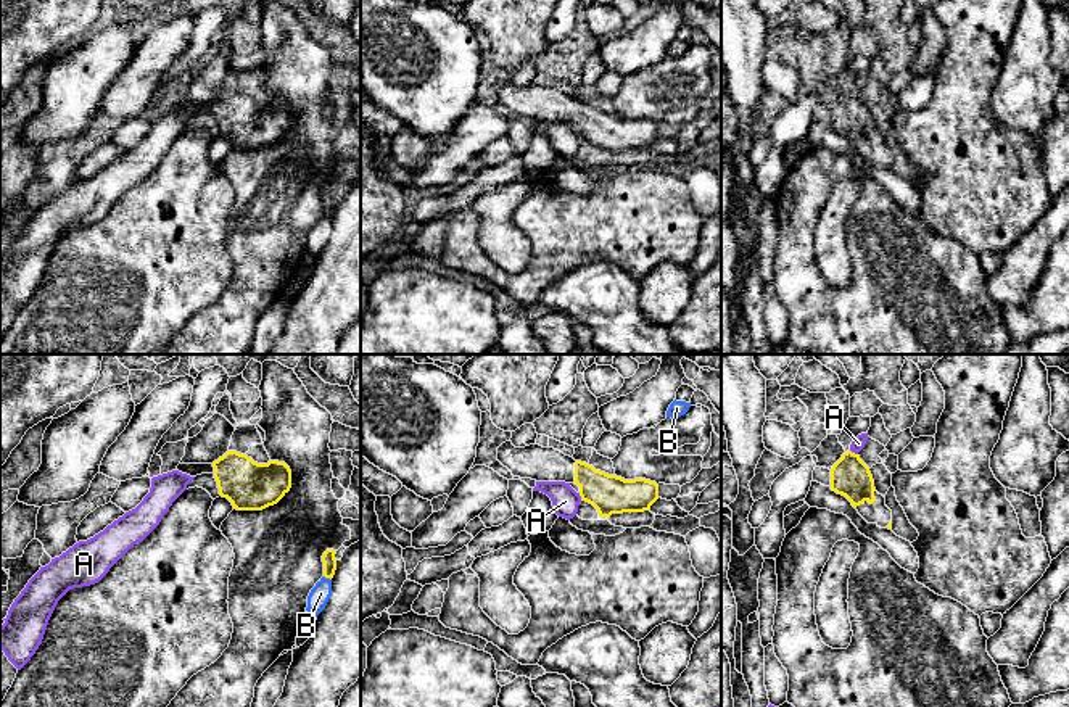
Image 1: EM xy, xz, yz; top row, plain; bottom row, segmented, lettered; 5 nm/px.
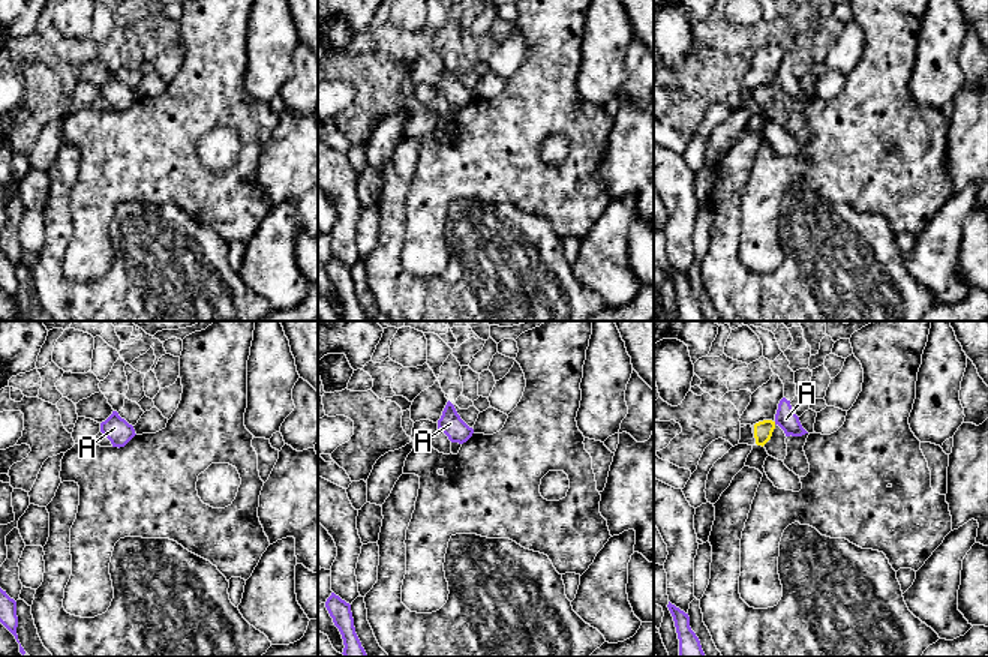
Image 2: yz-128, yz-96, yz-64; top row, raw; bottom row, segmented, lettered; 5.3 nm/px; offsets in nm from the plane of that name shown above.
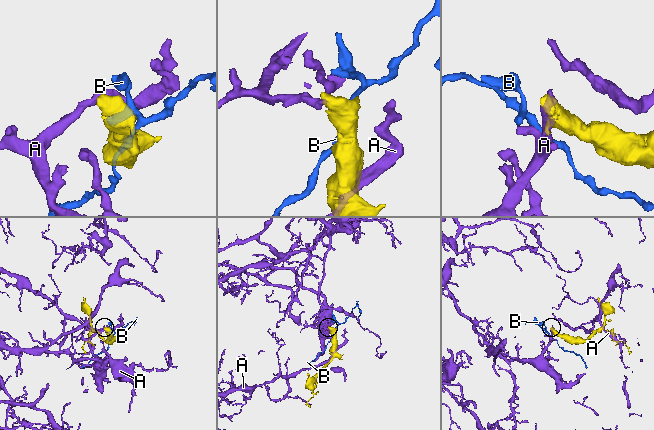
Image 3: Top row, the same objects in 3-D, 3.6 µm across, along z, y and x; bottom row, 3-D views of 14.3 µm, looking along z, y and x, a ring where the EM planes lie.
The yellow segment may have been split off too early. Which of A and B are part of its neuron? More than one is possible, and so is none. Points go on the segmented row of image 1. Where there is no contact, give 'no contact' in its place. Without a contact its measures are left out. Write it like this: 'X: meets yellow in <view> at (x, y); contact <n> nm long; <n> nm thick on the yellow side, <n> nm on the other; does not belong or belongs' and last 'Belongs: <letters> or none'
A: meets yellow in xz at (580, 495); contact 40 nm long; 190 nm thick on the yellow side, 140 nm on the other; does not belong
B: meets yellow in xy at (327, 577); contact 50 nm long; 70 nm thick on the yellow side, 100 nm on the other; does not belong
Belongs: none

